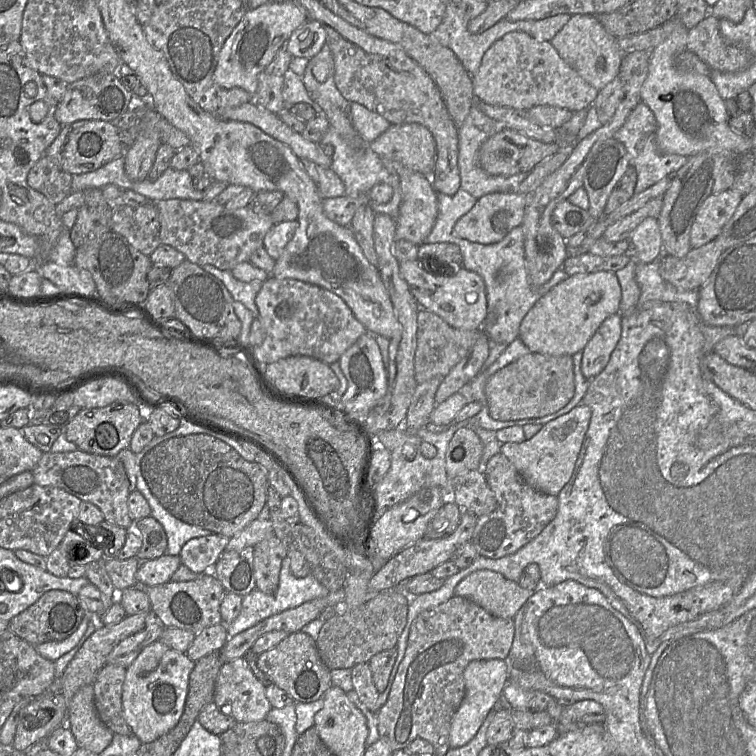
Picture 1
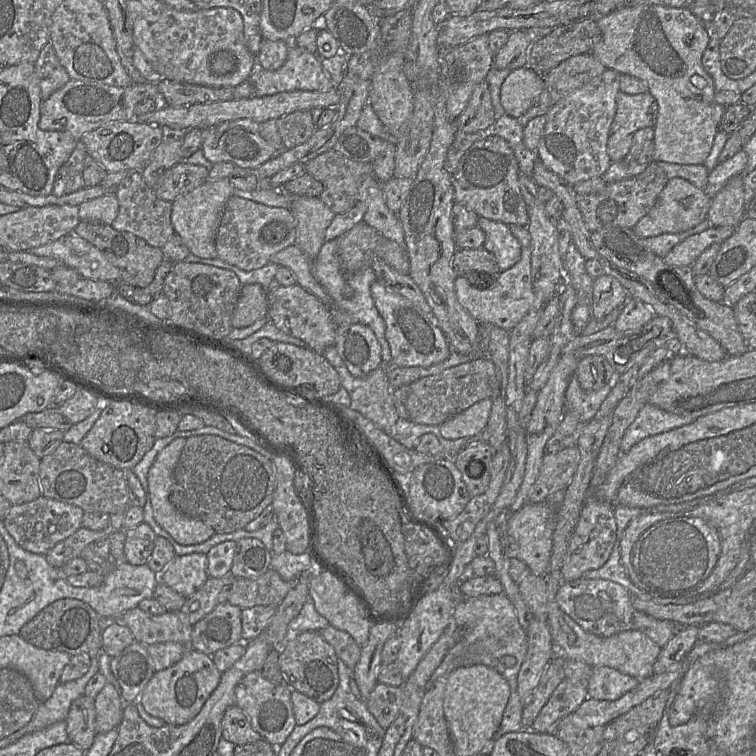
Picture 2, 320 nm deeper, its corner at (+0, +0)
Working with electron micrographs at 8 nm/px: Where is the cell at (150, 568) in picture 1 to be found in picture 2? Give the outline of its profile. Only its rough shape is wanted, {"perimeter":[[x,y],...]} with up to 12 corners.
{"perimeter":[[206,554],[177,556],[159,575],[187,597],[209,578]]}

